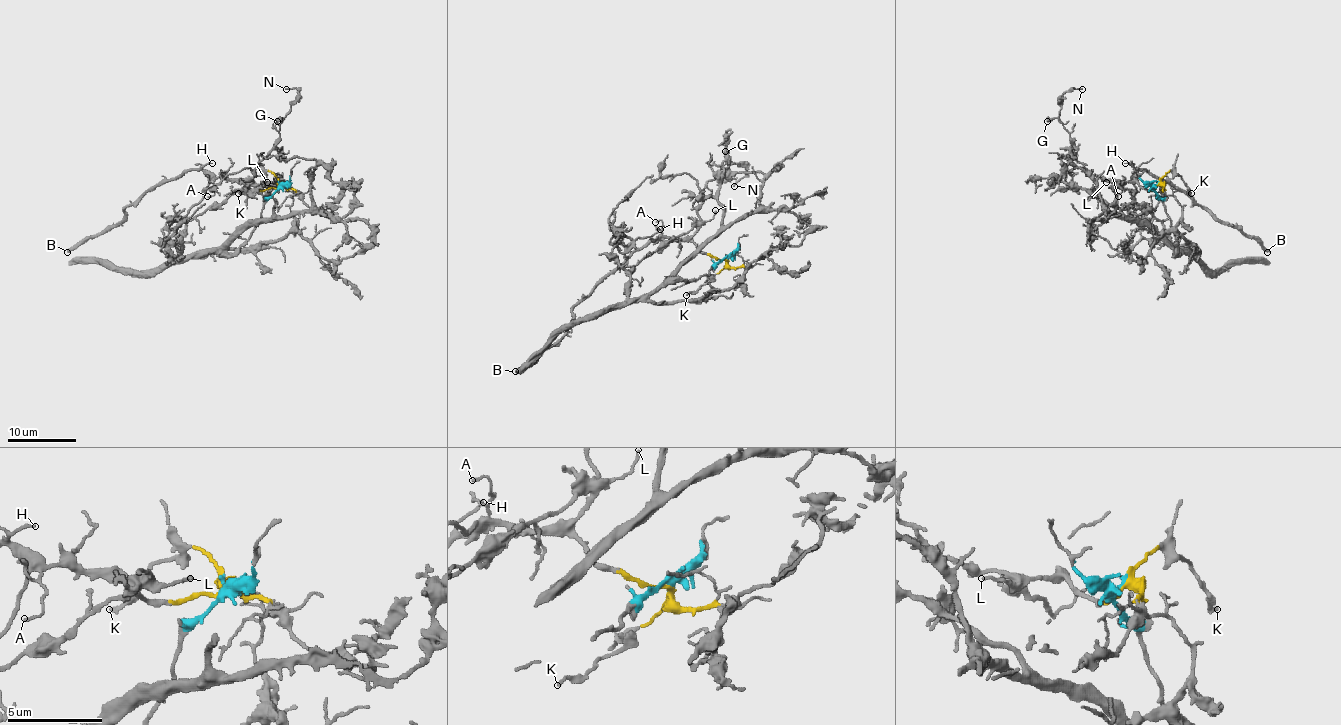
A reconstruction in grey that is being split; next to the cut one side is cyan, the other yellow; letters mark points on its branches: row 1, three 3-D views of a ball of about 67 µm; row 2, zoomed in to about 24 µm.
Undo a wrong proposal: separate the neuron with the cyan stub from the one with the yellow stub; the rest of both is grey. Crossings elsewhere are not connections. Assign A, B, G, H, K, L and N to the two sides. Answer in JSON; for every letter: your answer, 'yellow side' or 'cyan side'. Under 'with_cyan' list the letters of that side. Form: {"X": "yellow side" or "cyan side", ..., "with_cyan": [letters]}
{"A": "yellow side", "B": "yellow side", "G": "yellow side", "H": "yellow side", "K": "yellow side", "L": "yellow side", "N": "yellow side", "with_cyan": []}

